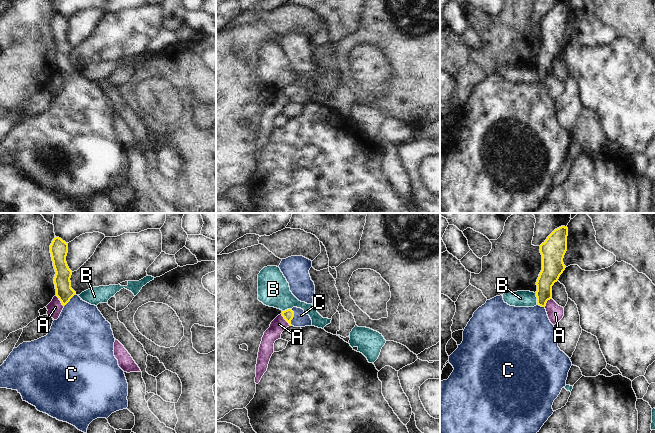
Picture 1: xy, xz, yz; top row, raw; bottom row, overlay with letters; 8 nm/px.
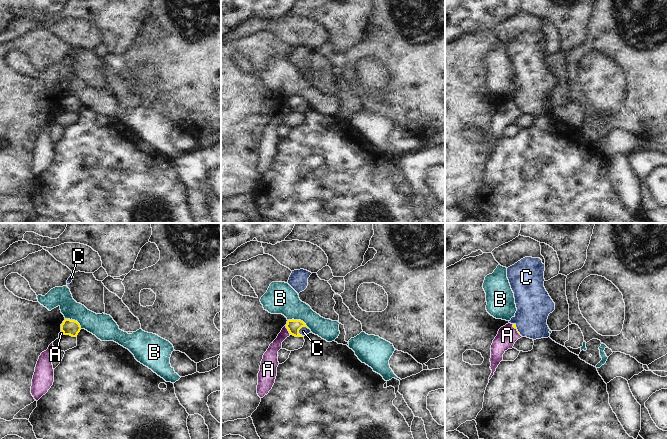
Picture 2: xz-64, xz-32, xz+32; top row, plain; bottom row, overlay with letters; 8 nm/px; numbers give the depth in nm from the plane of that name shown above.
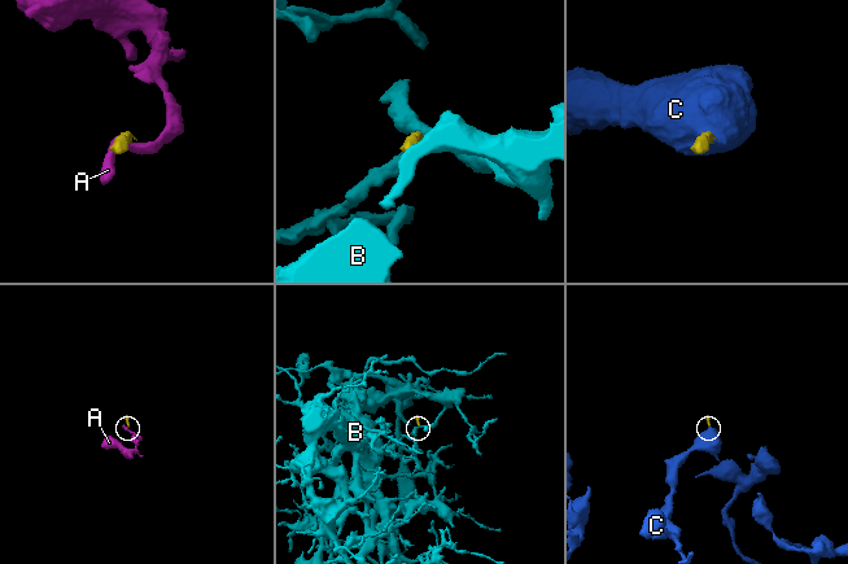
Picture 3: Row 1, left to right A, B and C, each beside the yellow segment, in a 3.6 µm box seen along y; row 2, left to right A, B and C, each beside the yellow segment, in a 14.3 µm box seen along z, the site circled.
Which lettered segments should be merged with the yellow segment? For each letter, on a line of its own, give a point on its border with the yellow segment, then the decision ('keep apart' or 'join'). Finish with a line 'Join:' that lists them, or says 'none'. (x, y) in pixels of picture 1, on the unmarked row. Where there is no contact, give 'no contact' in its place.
A: contact xz (285, 95); keep apart
B: contact yz (537, 75); keep apart
C: contact xz (293, 92); join
Join: C

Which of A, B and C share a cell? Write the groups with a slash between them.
A / B / C

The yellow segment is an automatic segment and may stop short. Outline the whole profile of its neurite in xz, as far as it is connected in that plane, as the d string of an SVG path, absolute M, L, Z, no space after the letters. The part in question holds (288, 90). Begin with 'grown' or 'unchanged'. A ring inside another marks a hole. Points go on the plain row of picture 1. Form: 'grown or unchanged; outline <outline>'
grown; outline M293 83L292 85L282 87L282 92L289 99L290 102L312 102L312 96L310 92L307 91L301 84Z

